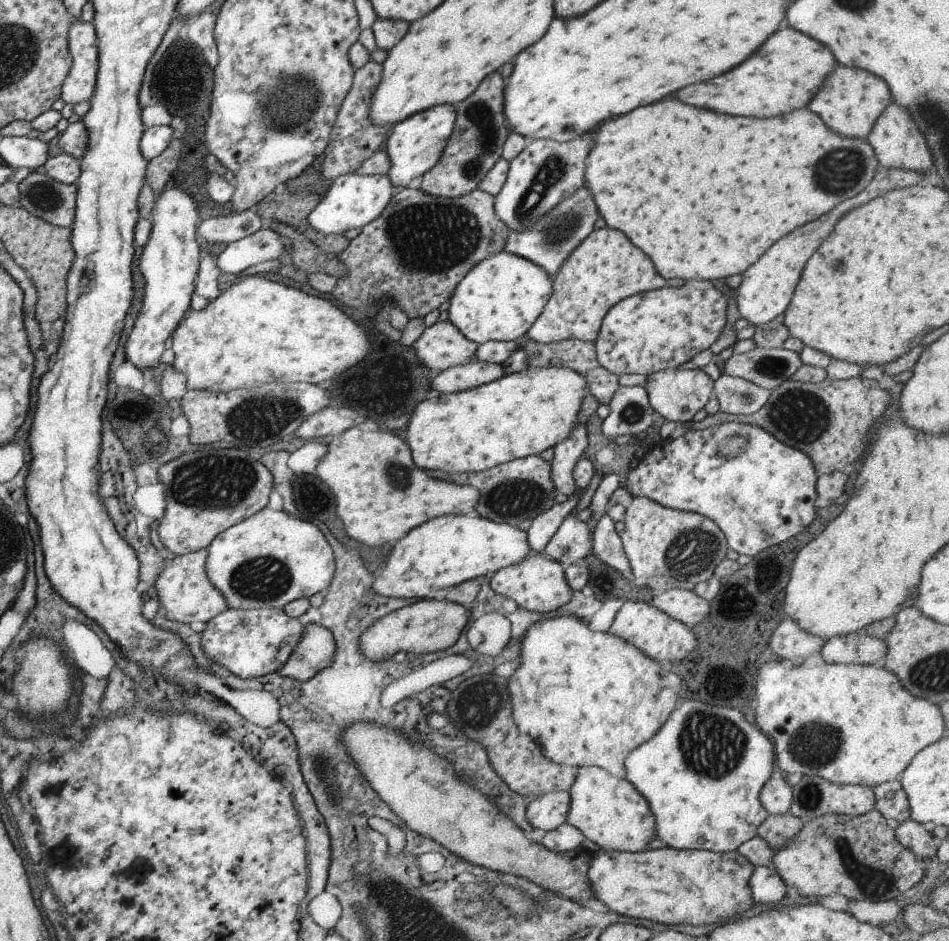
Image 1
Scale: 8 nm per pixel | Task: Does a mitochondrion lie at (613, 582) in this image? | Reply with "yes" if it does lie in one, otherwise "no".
no

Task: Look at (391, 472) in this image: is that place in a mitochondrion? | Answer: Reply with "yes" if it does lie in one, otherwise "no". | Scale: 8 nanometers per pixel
yes

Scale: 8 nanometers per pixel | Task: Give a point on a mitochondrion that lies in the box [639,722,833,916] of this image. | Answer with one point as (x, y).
(810, 796)

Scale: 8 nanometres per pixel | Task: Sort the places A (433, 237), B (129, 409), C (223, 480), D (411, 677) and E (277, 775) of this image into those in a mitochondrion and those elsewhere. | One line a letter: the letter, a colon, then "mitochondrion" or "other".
A: mitochondrion
B: other
C: mitochondrion
D: other
E: other

